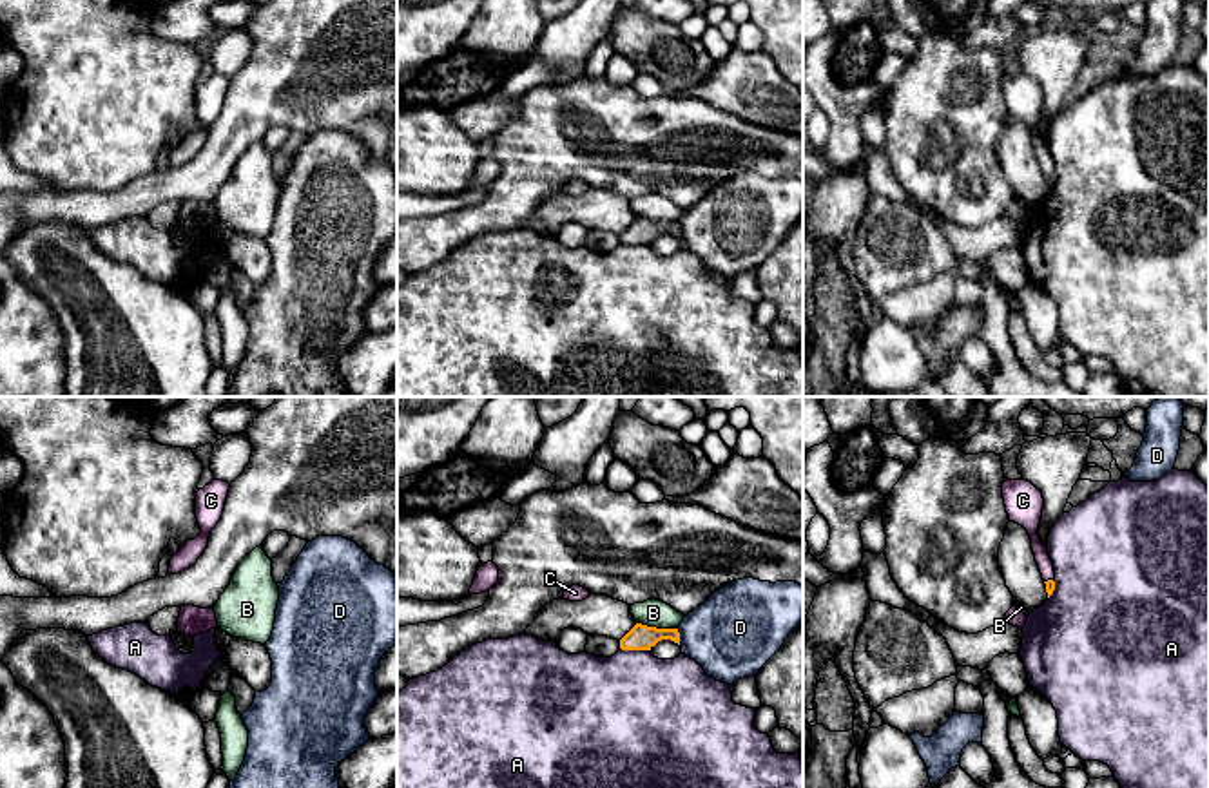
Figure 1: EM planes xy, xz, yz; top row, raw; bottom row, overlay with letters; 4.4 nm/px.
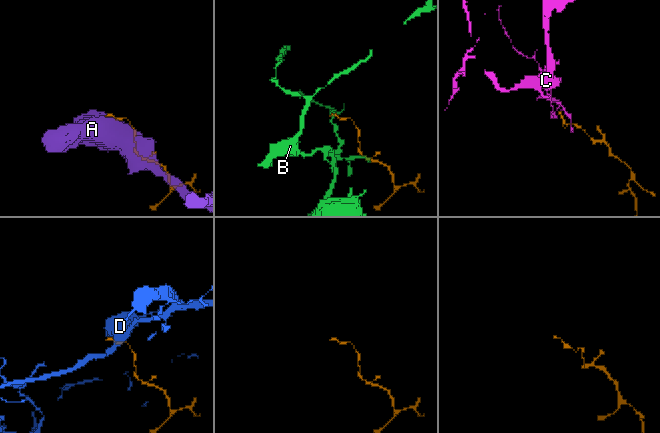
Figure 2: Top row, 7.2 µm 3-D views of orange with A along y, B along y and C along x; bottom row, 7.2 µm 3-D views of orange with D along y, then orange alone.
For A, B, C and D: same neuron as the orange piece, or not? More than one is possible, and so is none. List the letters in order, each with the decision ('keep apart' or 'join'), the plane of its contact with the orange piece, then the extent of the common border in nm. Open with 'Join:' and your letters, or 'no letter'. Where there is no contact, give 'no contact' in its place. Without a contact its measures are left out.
Join: C
A: keep apart; meets orange in xz; contact 140 nm long
B: keep apart; meets orange in xz; contact 190 nm long
C: join; meets orange in yz; contact 50 nm long
D: keep apart; meets orange in xz; contact 70 nm long

